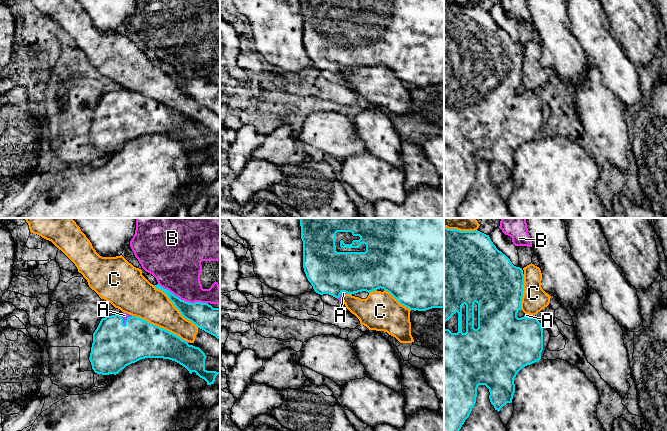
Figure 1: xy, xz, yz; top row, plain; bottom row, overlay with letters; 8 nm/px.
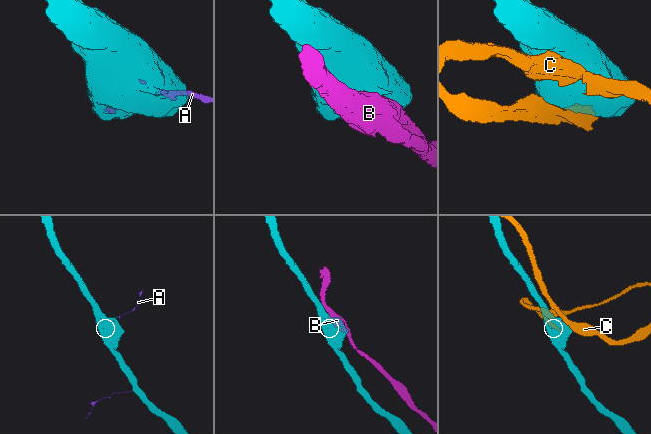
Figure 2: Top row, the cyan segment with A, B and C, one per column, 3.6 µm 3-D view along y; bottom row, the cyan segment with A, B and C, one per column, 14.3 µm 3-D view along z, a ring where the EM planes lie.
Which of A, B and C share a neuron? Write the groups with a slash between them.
A / B / C

